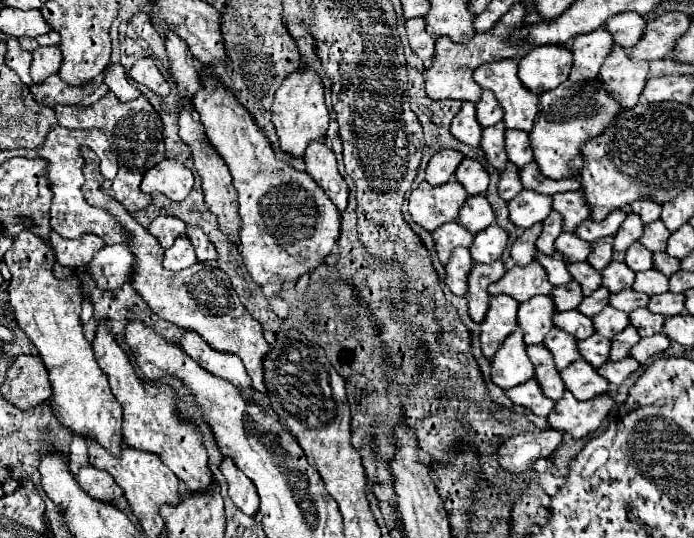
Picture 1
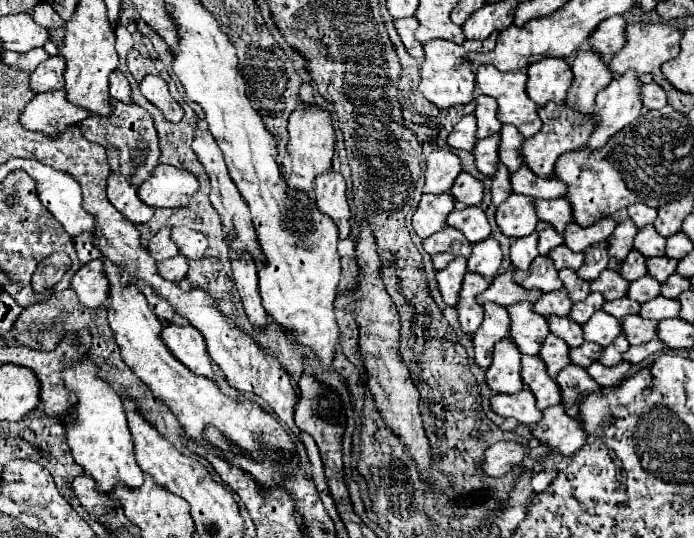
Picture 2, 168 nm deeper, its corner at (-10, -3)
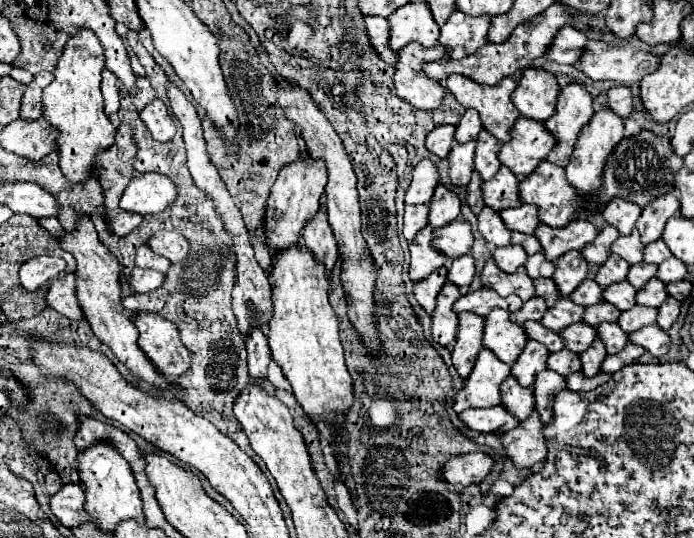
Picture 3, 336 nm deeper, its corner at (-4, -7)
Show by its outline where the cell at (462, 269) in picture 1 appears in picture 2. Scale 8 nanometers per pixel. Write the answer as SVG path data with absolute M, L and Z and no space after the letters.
M465 257L453 259L443 271L437 273L437 283L439 283L441 295L447 305L457 305L459 289L463 285L465 273L467 273L467 259Z

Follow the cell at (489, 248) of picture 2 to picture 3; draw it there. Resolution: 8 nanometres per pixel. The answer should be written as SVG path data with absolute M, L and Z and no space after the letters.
M465 255L465 257L457 257L453 259L449 271L447 271L447 281L457 285L457 287L467 287L473 281L475 275L475 265L473 265L473 257Z

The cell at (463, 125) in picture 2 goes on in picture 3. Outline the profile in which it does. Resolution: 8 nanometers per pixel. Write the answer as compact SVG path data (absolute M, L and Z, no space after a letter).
M443 125L443 127L437 127L429 133L429 137L425 139L425 145L427 149L437 155L437 157L447 157L447 153L451 151L455 139L455 127L453 125Z

